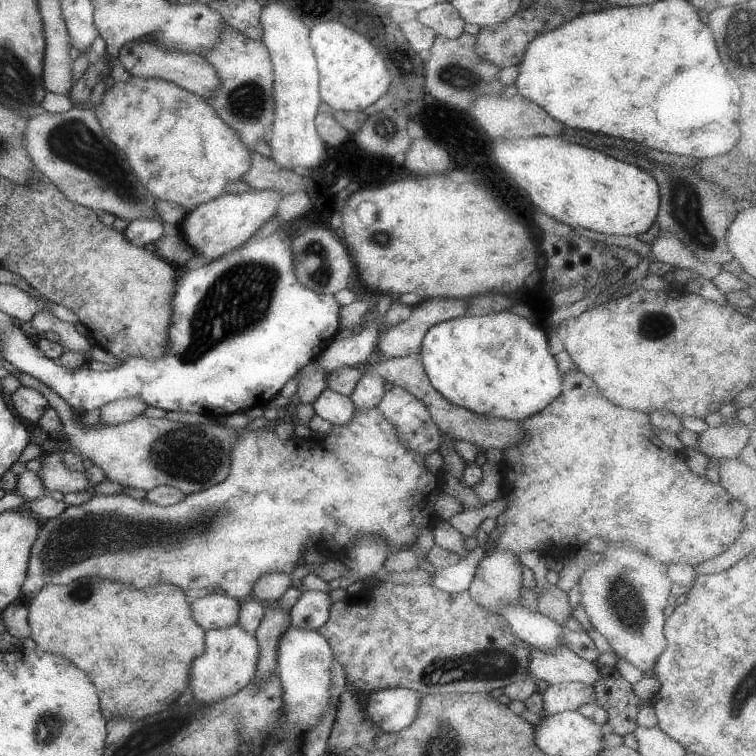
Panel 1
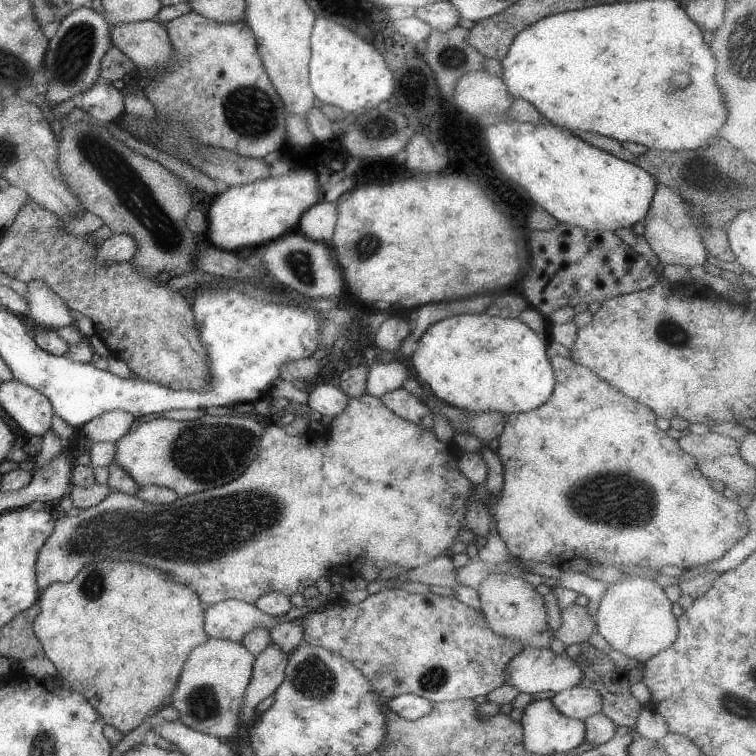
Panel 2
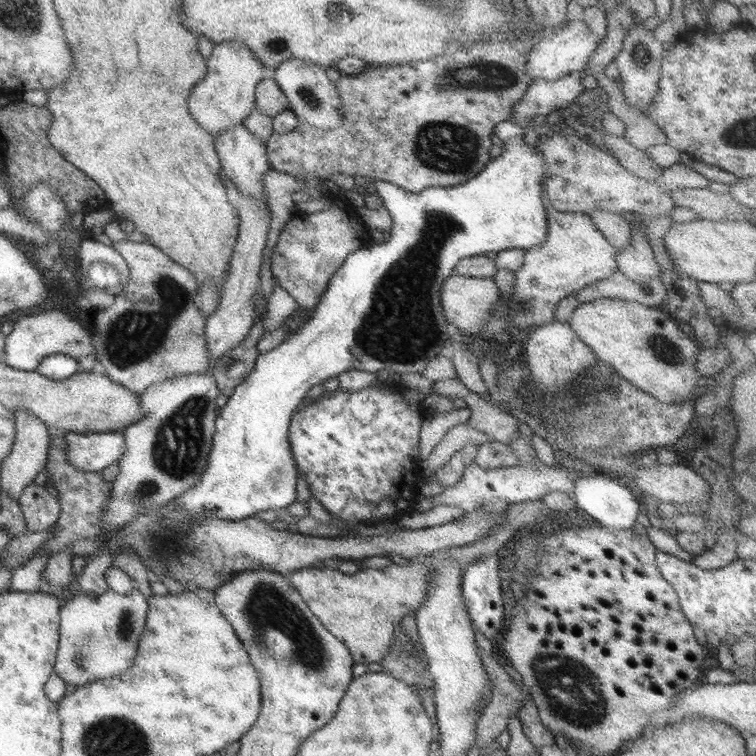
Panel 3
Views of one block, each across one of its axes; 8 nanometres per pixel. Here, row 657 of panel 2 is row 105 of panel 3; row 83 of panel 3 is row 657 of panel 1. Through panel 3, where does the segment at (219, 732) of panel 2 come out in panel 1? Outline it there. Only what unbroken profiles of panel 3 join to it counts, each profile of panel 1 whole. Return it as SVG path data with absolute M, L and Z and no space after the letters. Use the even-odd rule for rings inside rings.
M236 623L228 628L205 631L205 642L202 656L192 662L190 688L194 692L194 698L202 702L212 702L218 698L230 698L246 688L256 675L260 658L260 646L256 637Z

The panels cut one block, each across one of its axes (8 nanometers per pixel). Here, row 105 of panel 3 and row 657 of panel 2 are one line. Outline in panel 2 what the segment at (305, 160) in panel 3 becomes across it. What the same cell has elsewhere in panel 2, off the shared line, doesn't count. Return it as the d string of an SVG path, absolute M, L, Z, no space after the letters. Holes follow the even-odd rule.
M384 589L380 590L377 594L367 596L366 600L358 604L350 604L348 600L339 597L331 602L329 607L323 612L317 612L314 609L303 611L302 617L302 628L304 628L304 636L302 636L302 643L309 644L310 646L317 646L325 648L343 656L348 662L354 664L354 668L358 668L368 684L372 682L372 692L378 694L384 701L392 700L400 694L413 694L425 699L430 700L432 703L437 702L454 702L455 700L472 700L478 698L478 696L487 696L487 694L502 686L506 683L506 664L516 656L522 649L525 648L522 642L516 642L512 638L504 638L504 636L498 636L490 630L489 624L487 623L486 617L483 612L478 612L474 608L470 608L467 604L464 604L460 599L448 598L445 596L437 595L436 593L408 593L402 589Z

